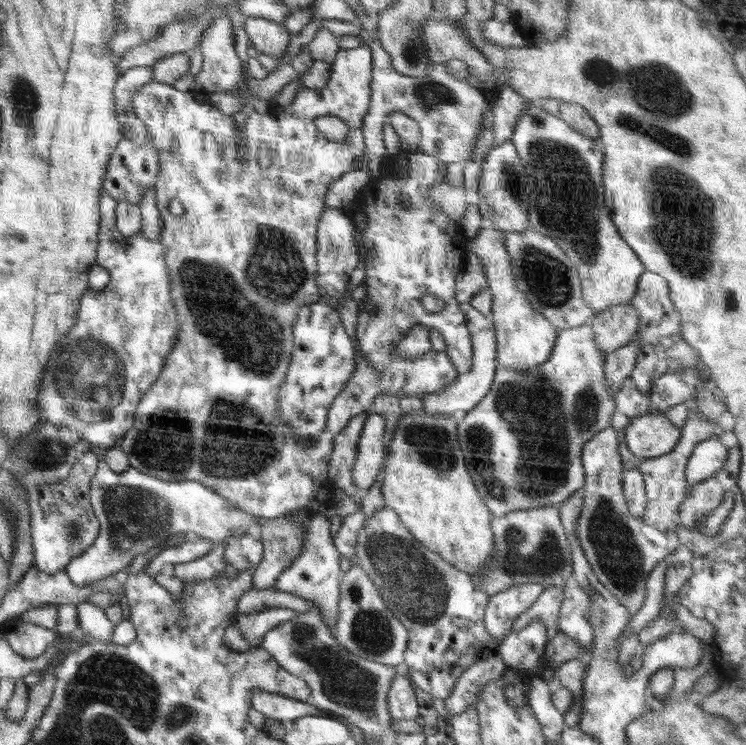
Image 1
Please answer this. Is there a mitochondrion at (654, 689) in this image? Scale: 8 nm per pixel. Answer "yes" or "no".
no

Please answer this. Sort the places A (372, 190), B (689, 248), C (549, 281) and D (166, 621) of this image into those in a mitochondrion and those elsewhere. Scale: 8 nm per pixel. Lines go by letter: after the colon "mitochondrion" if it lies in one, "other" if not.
A: other
B: mitochondrion
C: mitochondrion
D: other

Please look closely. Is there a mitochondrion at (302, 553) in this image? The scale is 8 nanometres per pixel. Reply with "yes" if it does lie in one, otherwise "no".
no

